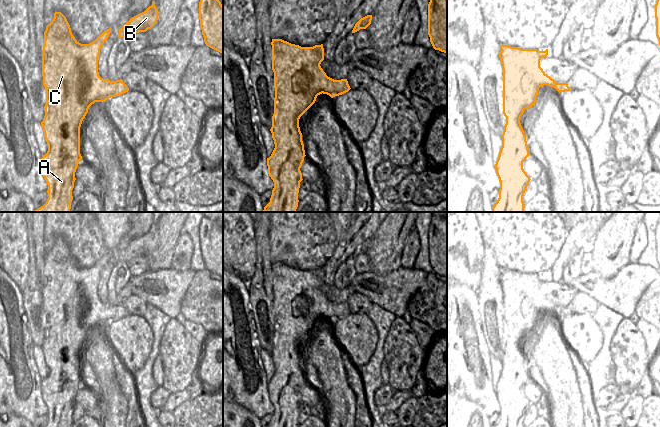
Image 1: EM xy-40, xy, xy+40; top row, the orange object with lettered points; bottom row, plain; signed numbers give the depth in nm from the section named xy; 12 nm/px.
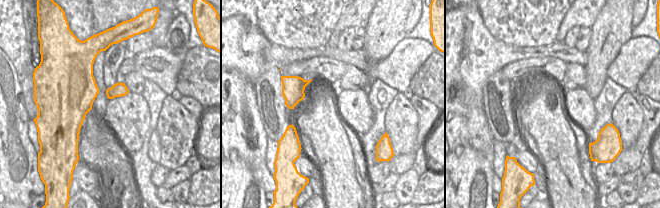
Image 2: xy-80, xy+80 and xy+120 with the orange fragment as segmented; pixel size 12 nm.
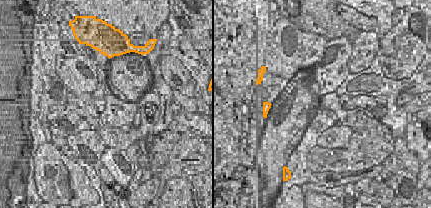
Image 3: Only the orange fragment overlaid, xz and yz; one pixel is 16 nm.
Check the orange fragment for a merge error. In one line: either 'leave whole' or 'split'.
leave whole

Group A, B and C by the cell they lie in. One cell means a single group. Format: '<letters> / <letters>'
A B C

